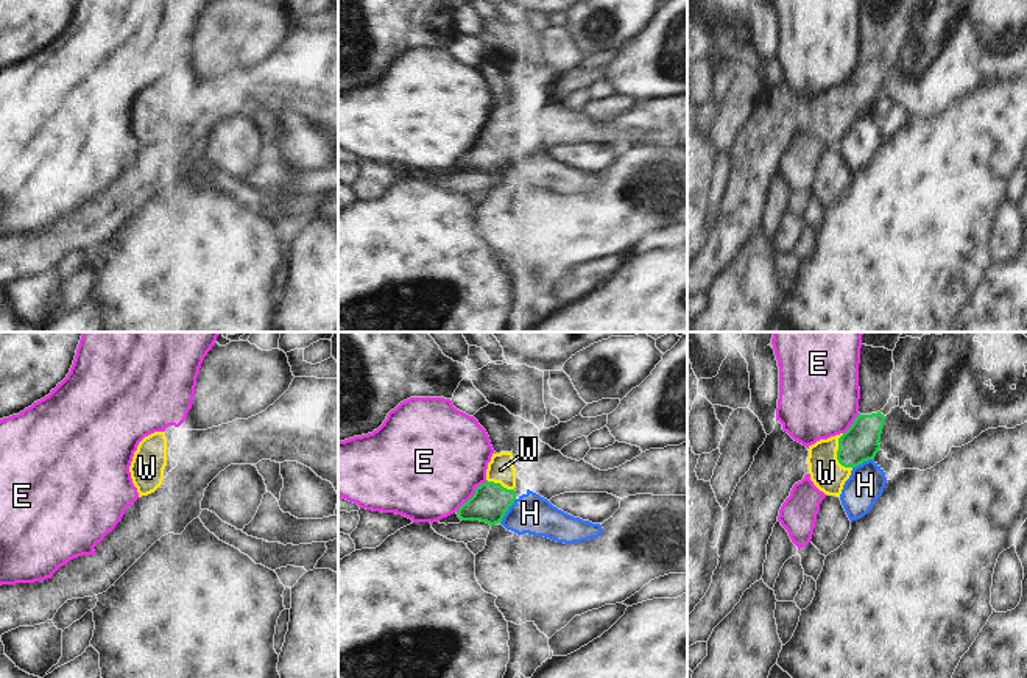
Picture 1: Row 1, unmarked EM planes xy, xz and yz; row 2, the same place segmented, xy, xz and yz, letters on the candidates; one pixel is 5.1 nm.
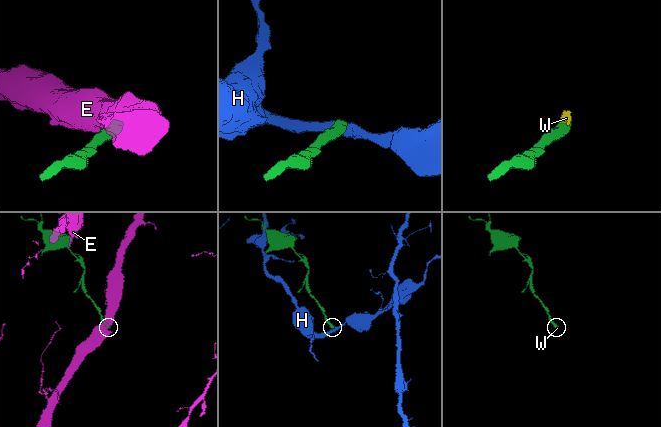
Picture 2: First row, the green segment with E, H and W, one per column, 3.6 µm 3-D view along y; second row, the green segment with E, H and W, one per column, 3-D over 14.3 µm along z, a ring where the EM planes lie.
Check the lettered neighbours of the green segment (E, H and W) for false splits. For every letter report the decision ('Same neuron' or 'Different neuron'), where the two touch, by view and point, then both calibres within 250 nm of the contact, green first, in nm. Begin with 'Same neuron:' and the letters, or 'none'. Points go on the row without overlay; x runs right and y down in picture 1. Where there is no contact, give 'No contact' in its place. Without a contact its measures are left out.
Same neuron: W
E: Different neuron. Touches green at xz (474, 145). Thickness 190 nm (green) against 480 nm
H: Different neuron. Touches green at xz (507, 161). Thickness 190 nm (green) against 200 nm
W: Same neuron. Touches green at yz (837, 105). Thickness 190 nm (green) against 170 nm.

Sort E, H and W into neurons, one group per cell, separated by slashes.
E / H / W

